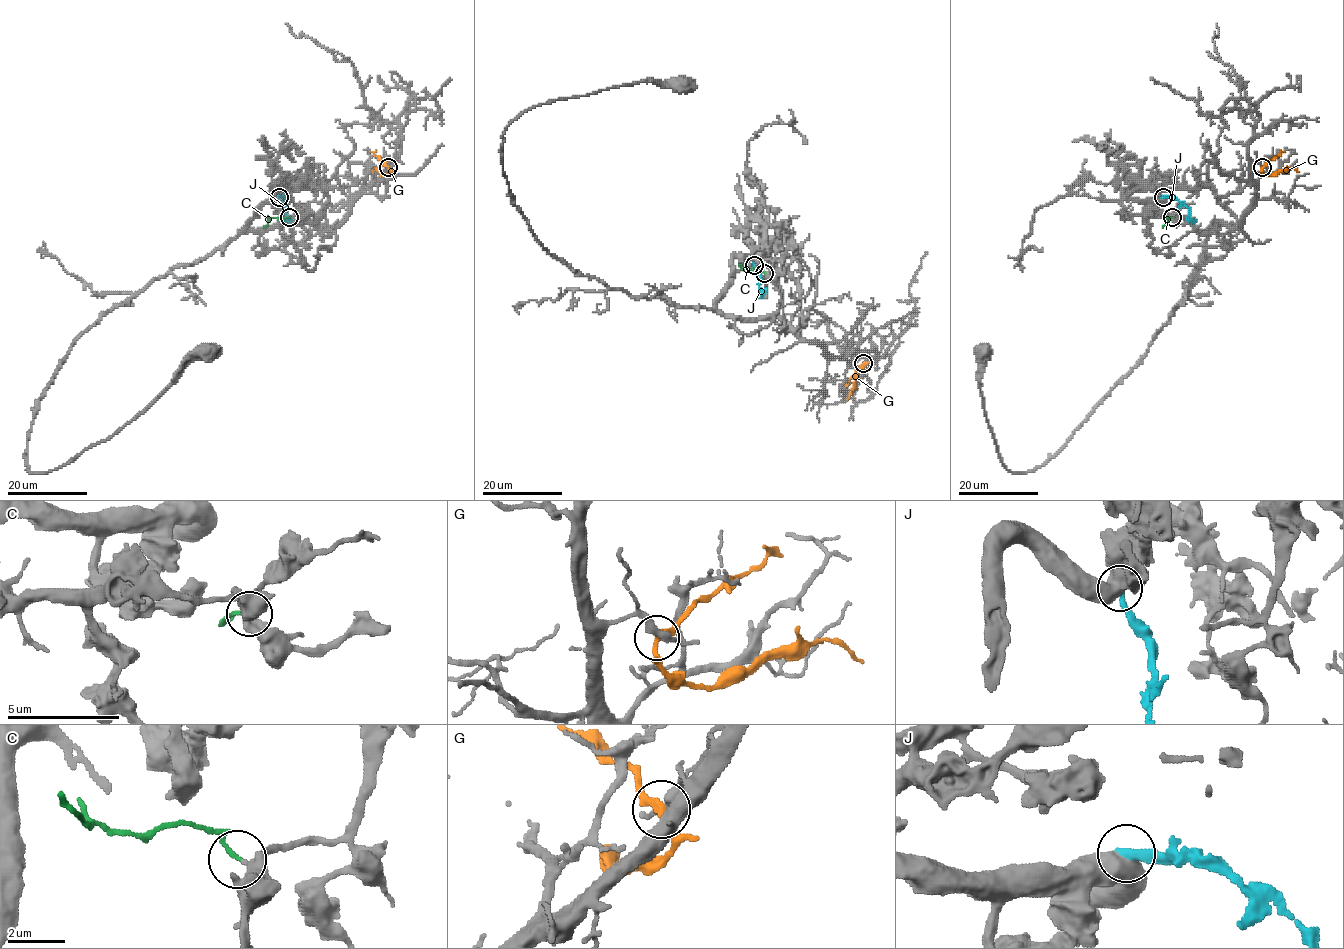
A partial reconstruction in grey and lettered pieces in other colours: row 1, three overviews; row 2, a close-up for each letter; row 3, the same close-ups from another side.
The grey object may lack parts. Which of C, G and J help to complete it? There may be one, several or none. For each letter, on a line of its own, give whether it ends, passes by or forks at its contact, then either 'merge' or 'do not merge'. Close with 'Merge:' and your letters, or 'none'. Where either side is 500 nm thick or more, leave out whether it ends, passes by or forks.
C: it ends; do not merge
G: it passes by; do not merge
J: do not merge
Merge: none

